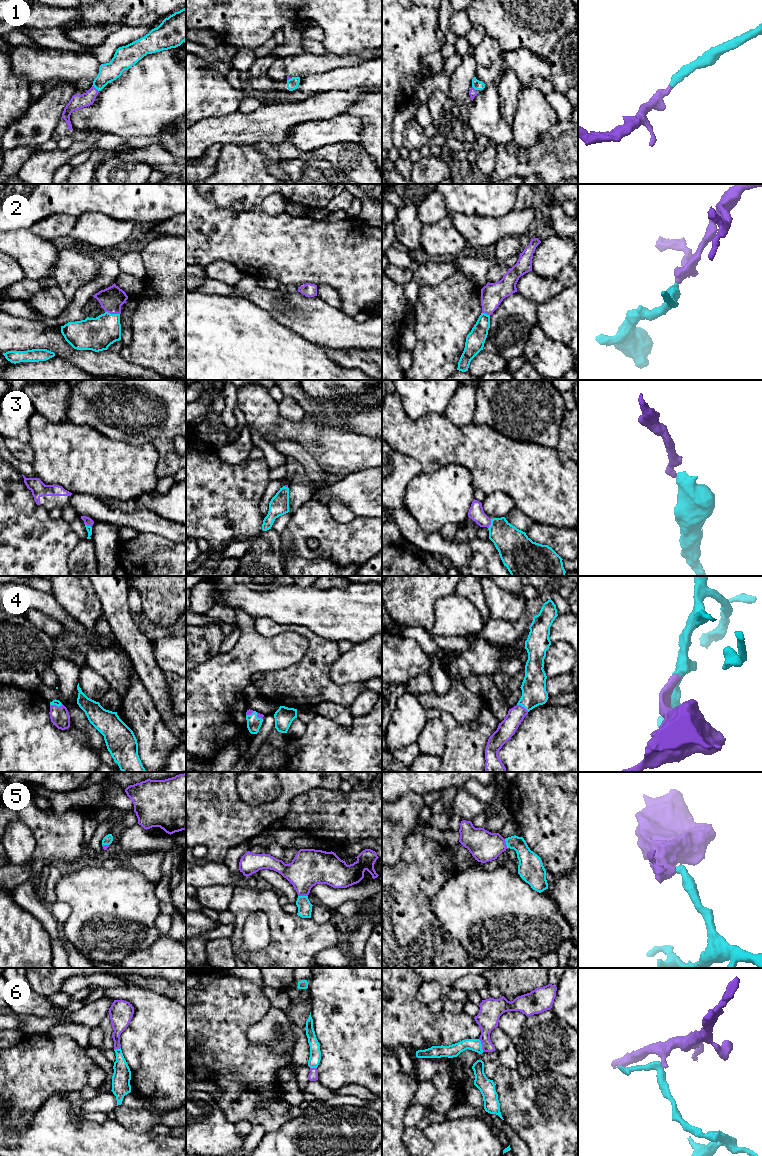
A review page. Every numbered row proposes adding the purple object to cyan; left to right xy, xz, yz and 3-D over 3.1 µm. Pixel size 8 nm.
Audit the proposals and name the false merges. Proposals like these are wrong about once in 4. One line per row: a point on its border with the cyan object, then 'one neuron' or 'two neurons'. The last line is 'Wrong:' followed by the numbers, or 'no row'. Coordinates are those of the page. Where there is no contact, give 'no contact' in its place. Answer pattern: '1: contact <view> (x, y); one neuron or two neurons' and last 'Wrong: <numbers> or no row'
1: contact xy (95, 87); one neuron
2: contact xy (112, 314); one neuron
3: contact yz (491, 524); one neuron
4: contact yz (523, 706); one neuron
5: contact xz (303, 896); one neuron
6: contact yz (481, 1045); two neurons
Wrong: 6

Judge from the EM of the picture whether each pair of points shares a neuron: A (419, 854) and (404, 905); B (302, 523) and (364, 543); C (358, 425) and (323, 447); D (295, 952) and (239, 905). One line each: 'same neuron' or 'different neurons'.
A: same neuron
B: same neuron
C: different neurons
D: same neuron

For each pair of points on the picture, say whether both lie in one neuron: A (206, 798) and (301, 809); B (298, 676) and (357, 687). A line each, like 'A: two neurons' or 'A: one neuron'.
A: two neurons
B: one neuron

